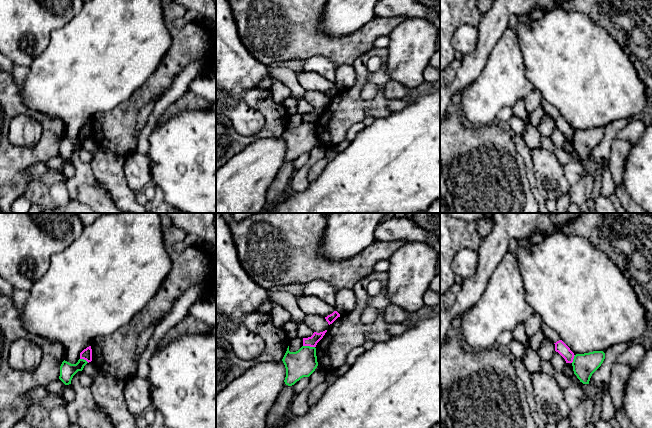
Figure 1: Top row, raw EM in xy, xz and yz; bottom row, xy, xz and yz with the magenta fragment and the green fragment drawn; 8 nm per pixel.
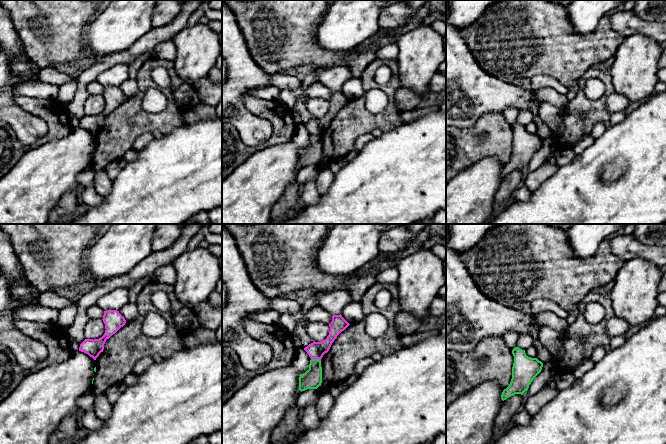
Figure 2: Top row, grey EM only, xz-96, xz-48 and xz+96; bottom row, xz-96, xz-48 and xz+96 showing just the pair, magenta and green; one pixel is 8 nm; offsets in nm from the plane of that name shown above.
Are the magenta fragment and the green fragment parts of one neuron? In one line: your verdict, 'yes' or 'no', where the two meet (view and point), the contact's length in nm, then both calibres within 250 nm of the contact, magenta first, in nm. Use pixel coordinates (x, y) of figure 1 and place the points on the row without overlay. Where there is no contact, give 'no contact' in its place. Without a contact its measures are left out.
no; contact xz (309, 121); length 100 nm; calibres 90 and 220 nm

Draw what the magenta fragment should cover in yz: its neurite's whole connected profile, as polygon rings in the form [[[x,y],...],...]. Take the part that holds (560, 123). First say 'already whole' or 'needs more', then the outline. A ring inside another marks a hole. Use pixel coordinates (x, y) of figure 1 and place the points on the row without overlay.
already whole | [[[559,116],[554,120],[555,127],[565,135],[566,139],[572,139],[575,131],[570,124],[562,116]]]

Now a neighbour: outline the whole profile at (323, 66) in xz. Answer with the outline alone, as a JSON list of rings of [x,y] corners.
[[[317,55],[305,60],[302,71],[316,72],[330,82],[334,83],[336,80],[337,68],[338,66],[330,59]]]

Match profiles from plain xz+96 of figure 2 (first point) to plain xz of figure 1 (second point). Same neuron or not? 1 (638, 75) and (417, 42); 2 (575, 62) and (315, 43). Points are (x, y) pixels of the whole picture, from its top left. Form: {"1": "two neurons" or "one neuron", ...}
{"1": "one neuron", "2": "one neuron"}

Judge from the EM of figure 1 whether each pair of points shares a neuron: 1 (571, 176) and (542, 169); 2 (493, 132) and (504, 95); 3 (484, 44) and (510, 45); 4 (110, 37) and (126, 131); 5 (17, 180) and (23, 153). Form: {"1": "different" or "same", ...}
{"1": "different", "2": "different", "3": "different", "4": "different", "5": "same"}

